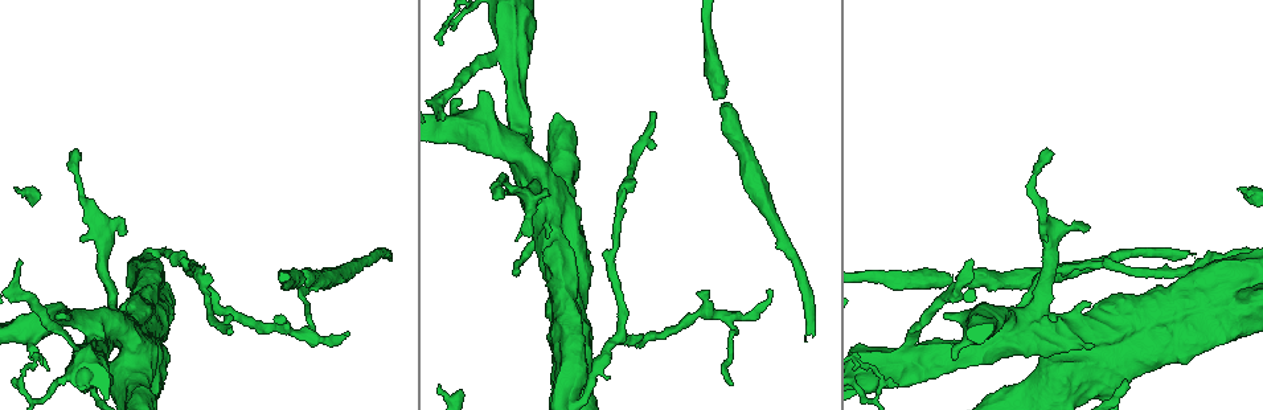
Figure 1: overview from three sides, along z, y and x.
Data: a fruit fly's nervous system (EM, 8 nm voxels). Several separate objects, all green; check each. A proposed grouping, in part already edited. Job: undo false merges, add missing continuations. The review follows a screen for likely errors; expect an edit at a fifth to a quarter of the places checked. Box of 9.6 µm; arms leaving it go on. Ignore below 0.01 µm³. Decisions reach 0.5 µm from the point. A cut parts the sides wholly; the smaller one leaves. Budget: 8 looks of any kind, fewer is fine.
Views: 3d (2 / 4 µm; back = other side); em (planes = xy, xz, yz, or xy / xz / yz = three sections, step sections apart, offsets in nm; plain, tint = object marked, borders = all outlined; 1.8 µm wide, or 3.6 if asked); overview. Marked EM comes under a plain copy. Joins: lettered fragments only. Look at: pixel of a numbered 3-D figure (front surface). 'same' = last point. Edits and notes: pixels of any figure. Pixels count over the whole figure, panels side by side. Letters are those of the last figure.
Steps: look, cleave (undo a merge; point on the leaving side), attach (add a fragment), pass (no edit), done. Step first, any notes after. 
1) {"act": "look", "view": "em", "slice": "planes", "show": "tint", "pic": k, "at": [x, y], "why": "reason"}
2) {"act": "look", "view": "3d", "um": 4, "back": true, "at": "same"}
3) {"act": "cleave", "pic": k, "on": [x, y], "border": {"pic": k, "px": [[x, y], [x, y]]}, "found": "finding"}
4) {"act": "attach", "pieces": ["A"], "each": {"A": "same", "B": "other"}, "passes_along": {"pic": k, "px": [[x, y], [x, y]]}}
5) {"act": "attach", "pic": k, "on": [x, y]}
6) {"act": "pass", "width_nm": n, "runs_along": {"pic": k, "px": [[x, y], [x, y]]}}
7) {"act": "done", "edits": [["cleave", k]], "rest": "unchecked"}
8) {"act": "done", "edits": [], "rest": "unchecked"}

{"act": "look", "view": "em", "slice": "xy", "step": 4, "show": "tint", "pic": 1, "at": [126, 232], "why": "branch stops here"}

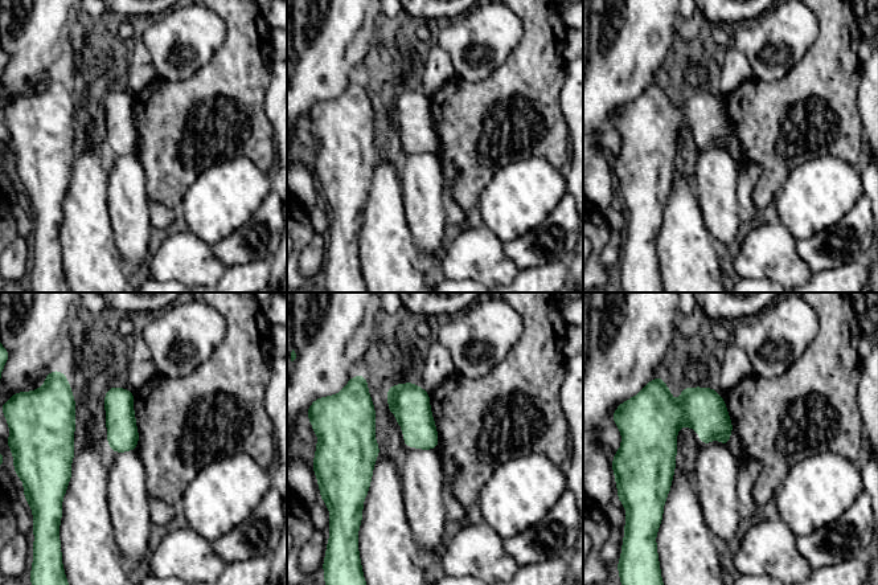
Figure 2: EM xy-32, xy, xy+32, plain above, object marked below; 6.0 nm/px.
{"act": "look", "view": "em", "slice": "xz", "step": 8, "show": "borders", "at": "same"}

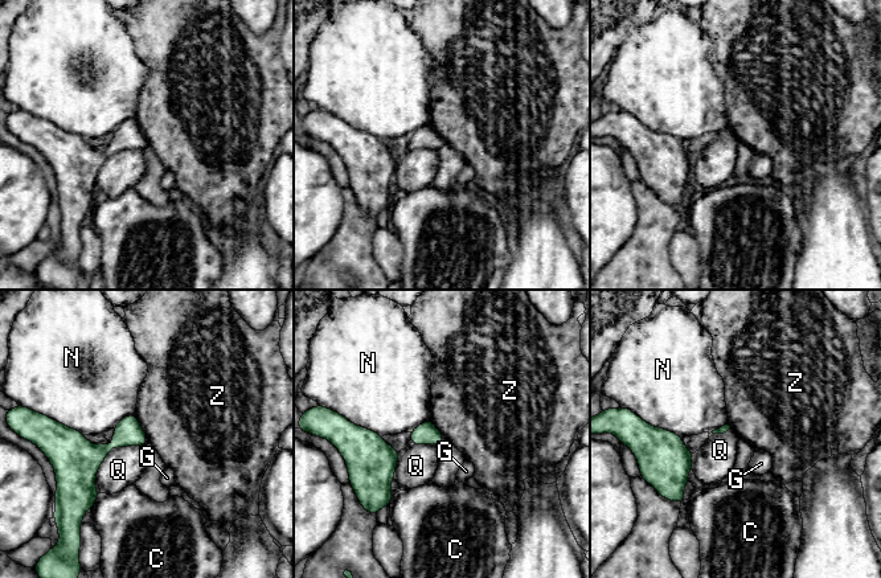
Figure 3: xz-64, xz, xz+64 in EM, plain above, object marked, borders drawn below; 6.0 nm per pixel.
{"act": "pass", "each": {"C": "other", "G": "other", "N": "other", "Q": "other", "Z": "other"}, "border": {"pic": 3, "px": [[134, 414], [148, 442]]}, "found": "no lettered fragment goes on from it"}

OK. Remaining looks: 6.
{"act": "look", "view": "em", "um": 3.6, "slice": "xz", "step": 4, "show": "borders", "pic": 1, "at": [1197, 297], "why": "sudden change in width"}

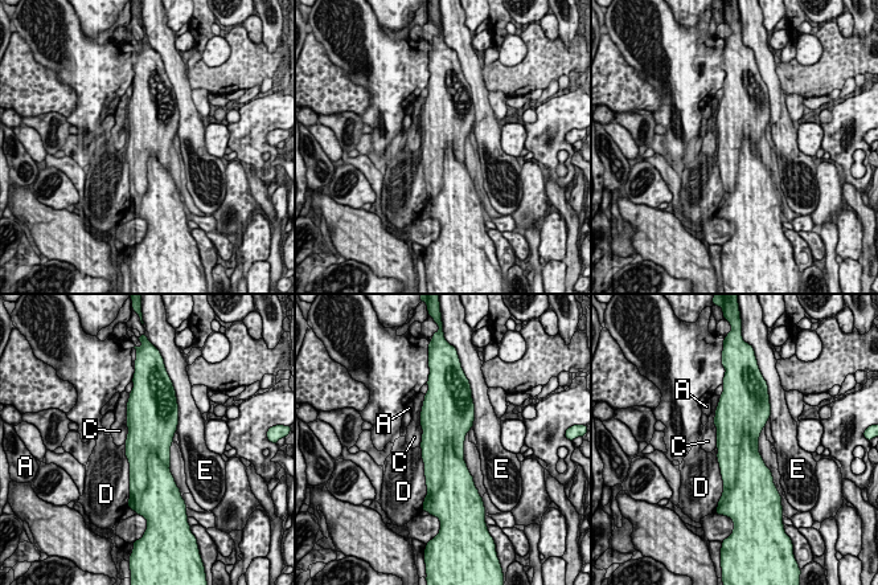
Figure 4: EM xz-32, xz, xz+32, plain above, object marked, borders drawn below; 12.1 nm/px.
{"act": "look", "view": "em", "um": 3.6, "slice": "planes", "show": "borders", "at": "same", "why": "another direction"}

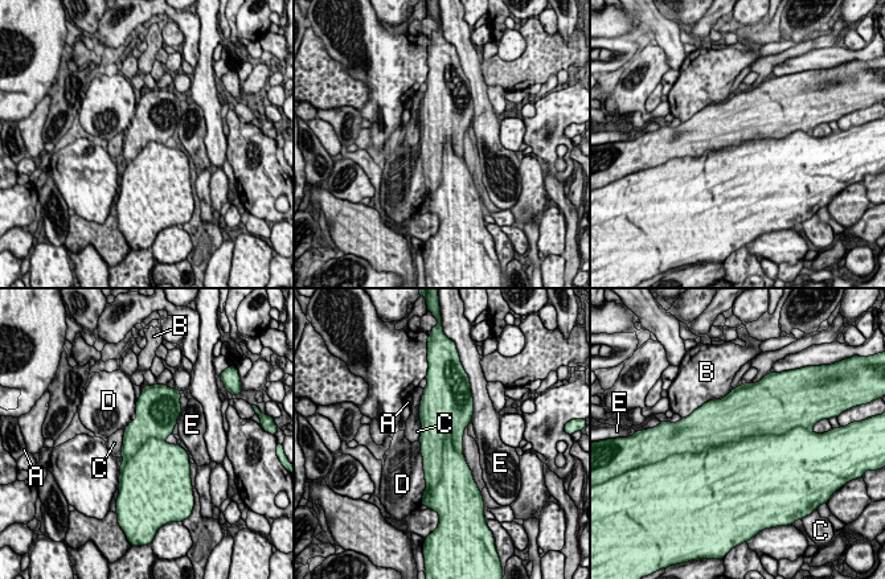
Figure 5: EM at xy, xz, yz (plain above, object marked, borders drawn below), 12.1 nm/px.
{"act": "cleave", "pic": 5, "on": [732, 422], "width_nm": 550, "each": {"A": "other", "B": "other", "C": "other", "D": "other", "E": "other"}, "border": {"pic": 5, "px": [[783, 432], [744, 436], [696, 455]]}, "found": "a second cell is stuck on"}

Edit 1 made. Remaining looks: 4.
{"act": "look", "view": "em", "slice": "yz", "step": 4, "show": "borders", "pic": 1, "at": [15, 189]}

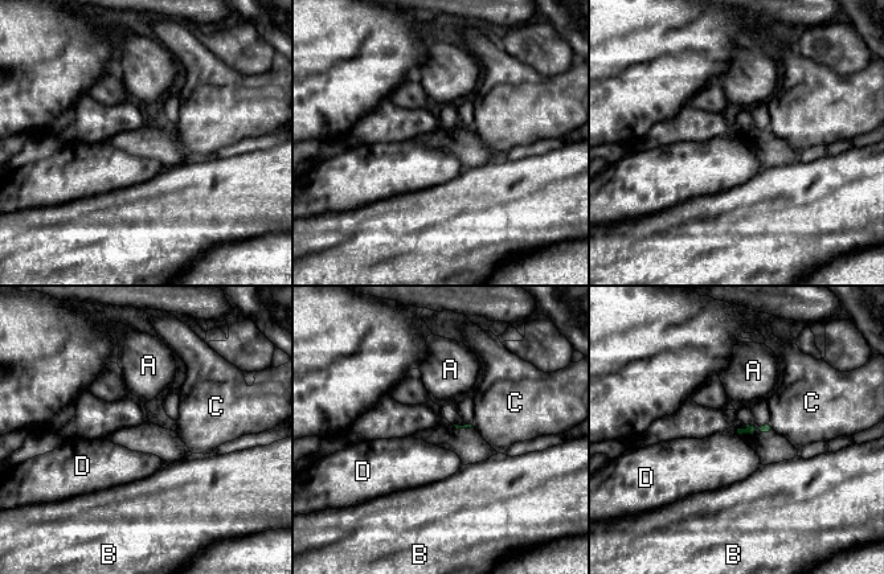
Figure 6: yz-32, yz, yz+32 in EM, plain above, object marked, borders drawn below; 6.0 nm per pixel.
{"act": "pass", "each": {"A": "other", "B": "other", "C": "other", "D": "other"}, "border": {"pic": 6, "px": [[736, 429], [741, 437]]}, "found": "no lettered fragment goes on from it"}

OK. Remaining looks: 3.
{"act": "done", "edits": [["cleave", 5]], "rest": "unchecked"}

